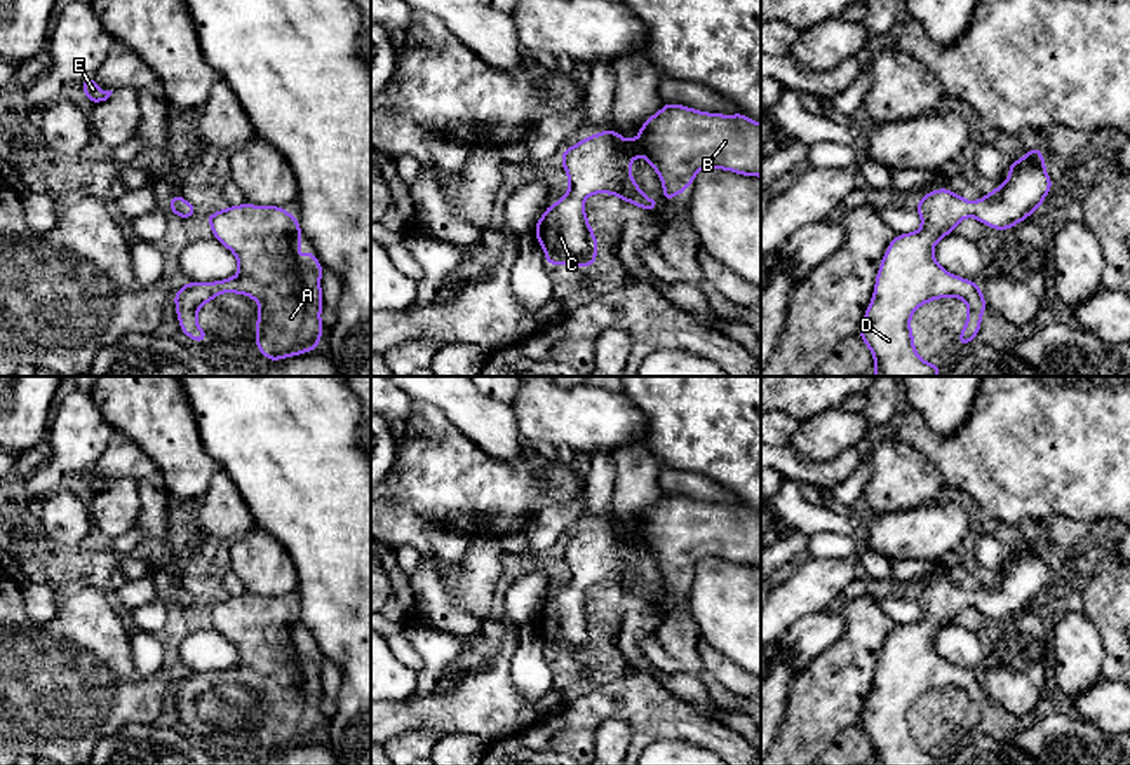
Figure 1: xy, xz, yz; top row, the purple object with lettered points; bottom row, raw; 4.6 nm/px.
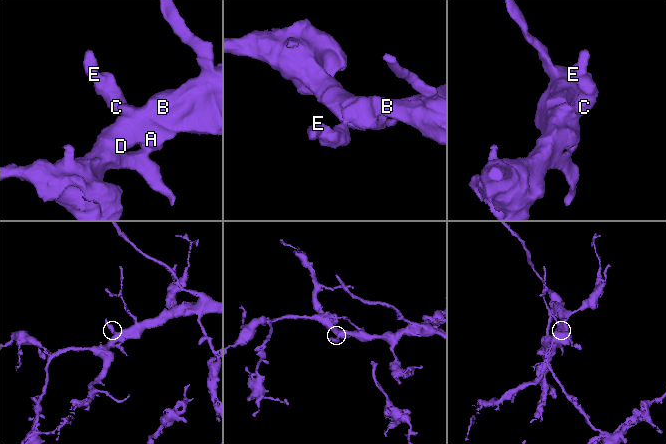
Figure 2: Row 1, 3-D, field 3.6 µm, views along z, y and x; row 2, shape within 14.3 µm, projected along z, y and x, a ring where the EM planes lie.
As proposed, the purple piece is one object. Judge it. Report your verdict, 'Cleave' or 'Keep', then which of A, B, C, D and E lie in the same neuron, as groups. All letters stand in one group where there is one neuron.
Keep. Groups: A B C D E

